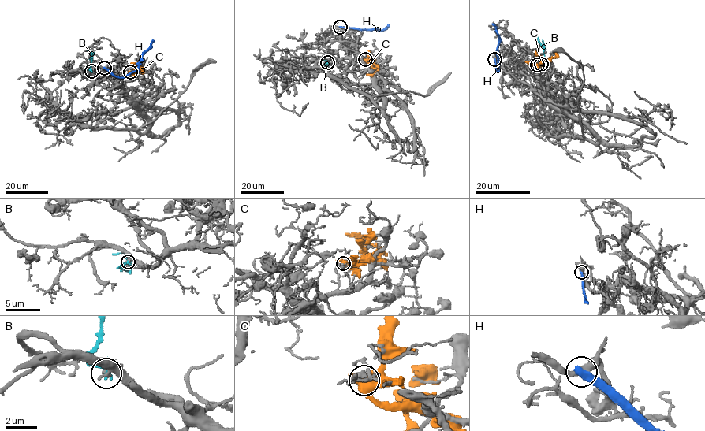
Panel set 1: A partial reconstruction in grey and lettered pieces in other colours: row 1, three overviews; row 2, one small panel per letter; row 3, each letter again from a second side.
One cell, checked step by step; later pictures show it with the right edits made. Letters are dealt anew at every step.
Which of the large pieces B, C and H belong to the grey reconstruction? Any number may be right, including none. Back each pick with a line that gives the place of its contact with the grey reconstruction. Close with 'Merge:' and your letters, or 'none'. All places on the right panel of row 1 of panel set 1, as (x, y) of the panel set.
Merge: none

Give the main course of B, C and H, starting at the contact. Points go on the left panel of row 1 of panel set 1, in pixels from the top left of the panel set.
B: (91, 71), (89, 69), (91, 53), (87, 50)
C: (129, 72), (139, 71), (142, 68), (131, 63)
H: (105, 68), (118, 77), (134, 72), (141, 56), (153, 39)

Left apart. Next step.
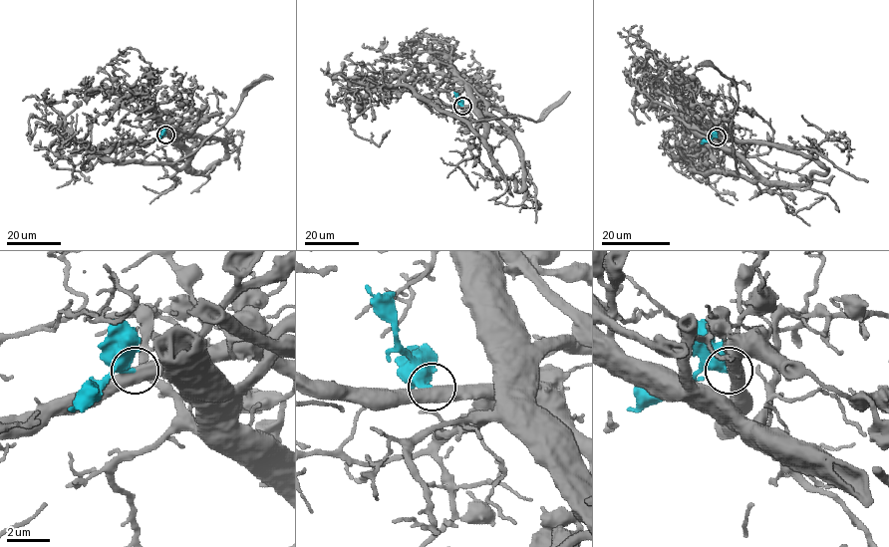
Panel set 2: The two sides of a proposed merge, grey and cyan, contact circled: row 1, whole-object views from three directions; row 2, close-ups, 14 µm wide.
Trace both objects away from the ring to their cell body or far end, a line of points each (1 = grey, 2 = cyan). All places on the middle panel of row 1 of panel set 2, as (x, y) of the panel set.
1: (462, 106), (478, 100), (475, 109), (484, 128), (480, 136), (473, 122), (516, 116), (541, 121), (569, 91)
2: (462, 106), (453, 92)

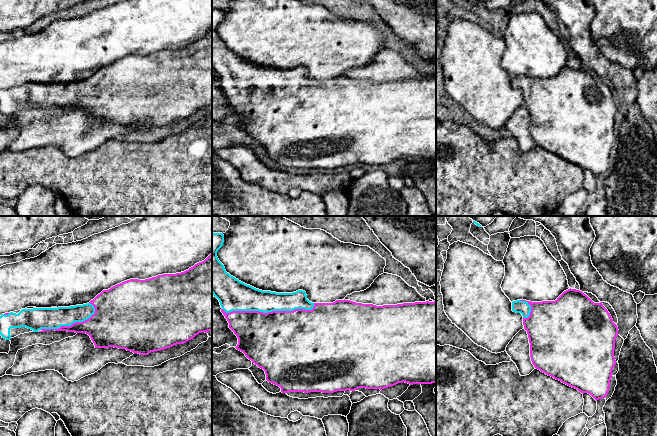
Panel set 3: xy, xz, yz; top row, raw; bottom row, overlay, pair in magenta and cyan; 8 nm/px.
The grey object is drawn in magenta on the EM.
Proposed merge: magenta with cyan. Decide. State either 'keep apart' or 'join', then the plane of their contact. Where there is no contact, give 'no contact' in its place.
join | xz

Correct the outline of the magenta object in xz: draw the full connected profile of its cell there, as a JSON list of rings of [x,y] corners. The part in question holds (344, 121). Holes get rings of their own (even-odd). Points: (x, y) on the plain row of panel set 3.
[[[212,9],[212,70],[219,76],[221,88],[229,99],[229,104],[238,114],[235,123],[266,150],[269,159],[281,164],[282,169],[288,168],[322,168],[334,169],[337,167],[355,167],[358,164],[385,165],[398,159],[432,160],[436,159],[436,77],[415,78],[397,81],[376,82],[373,80],[356,79],[350,76],[336,76],[333,79],[312,79],[307,75],[306,68],[298,66],[293,69],[276,69],[262,67],[247,61],[226,48],[224,41],[217,33],[218,26],[223,22],[224,11]]]

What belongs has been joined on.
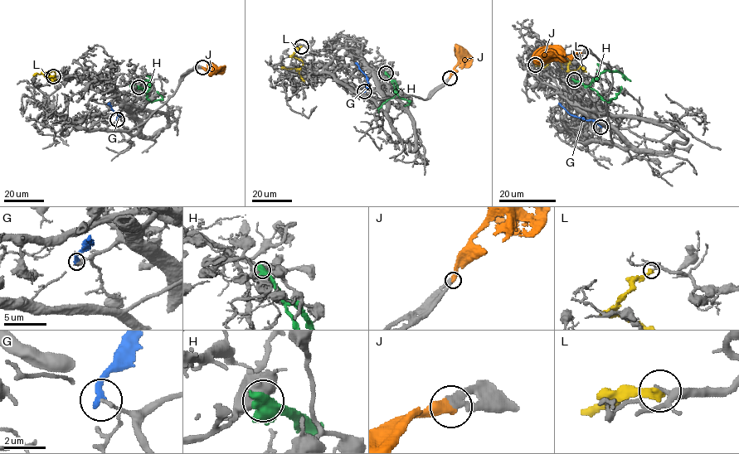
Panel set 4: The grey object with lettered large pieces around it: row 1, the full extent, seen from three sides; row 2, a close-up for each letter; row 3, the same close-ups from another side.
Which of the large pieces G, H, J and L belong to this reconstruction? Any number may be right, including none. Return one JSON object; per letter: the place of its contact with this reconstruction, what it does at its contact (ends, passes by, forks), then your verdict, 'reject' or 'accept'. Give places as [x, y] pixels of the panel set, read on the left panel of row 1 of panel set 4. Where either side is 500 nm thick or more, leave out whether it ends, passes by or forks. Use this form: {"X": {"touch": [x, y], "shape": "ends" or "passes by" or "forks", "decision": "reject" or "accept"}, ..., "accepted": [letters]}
{"G": {"touch": [117, 119], "shape": "ends", "decision": "reject"}, "H": {"touch": [138, 87], "decision": "reject"}, "J": {"touch": [202, 67], "shape": "ends", "decision": "accept"}, "L": {"touch": [53, 76], "shape": "ends", "decision": "reject"}, "accepted": ["J"]}

